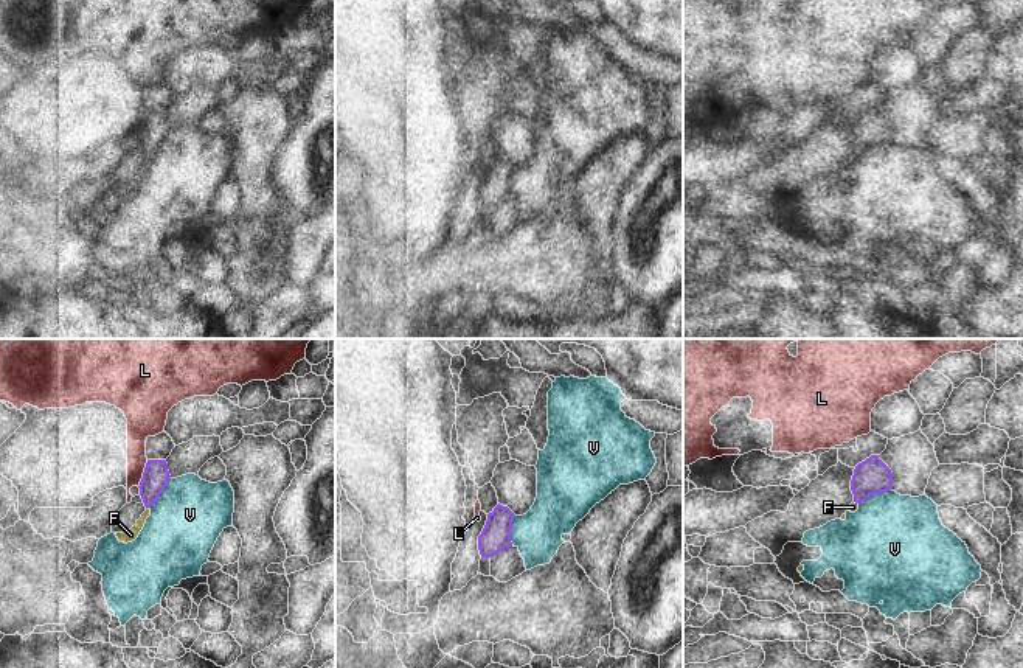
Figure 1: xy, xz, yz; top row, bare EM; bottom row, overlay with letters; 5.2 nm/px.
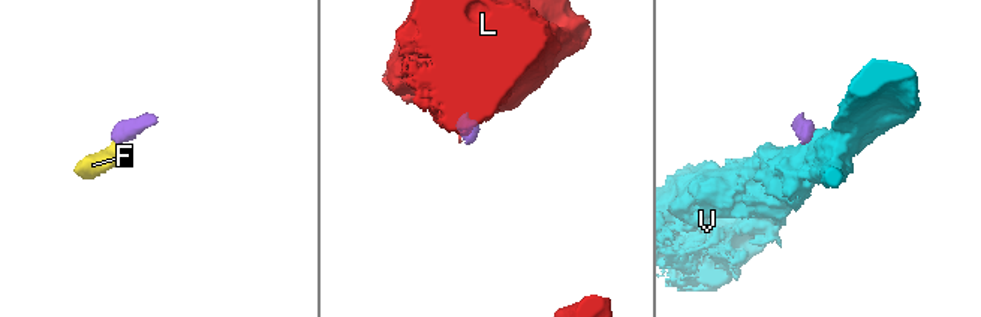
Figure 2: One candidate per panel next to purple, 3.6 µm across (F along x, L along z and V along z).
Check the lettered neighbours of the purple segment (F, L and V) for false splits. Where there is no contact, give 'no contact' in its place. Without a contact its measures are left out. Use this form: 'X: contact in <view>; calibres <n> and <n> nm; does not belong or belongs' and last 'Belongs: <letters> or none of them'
F: contact in yz; calibres 180 and 50 nm; belongs
L: contact in xy; calibres 140 and 140 nm; does not belong
V: contact in yz; calibres 180 and 460 nm; does not belong
Belongs: F

